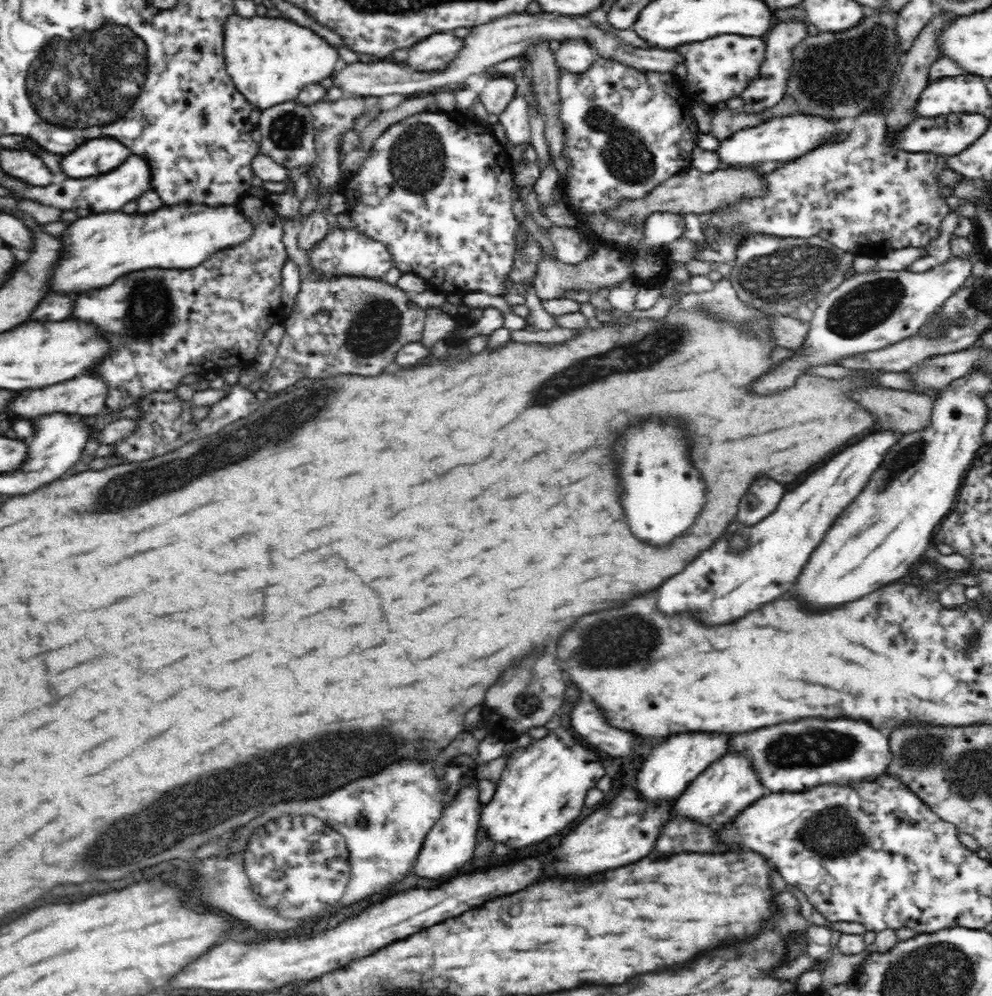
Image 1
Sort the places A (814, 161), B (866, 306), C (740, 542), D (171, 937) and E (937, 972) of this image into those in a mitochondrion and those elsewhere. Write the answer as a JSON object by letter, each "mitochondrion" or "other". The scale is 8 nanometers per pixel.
{"A":"other","B":"mitochondrion","C":"mitochondrion","D":"other","E":"mitochondrion"}

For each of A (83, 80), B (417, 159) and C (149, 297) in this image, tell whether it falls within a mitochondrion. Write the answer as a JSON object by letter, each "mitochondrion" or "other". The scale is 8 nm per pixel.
{"A":"mitochondrion","B":"mitochondrion","C":"mitochondrion"}

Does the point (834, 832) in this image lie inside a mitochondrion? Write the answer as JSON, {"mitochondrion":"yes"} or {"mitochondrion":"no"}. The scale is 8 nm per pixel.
{"mitochondrion":"yes"}

